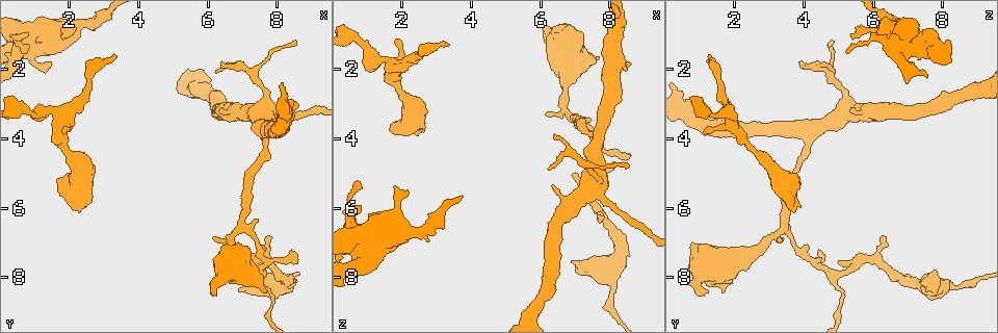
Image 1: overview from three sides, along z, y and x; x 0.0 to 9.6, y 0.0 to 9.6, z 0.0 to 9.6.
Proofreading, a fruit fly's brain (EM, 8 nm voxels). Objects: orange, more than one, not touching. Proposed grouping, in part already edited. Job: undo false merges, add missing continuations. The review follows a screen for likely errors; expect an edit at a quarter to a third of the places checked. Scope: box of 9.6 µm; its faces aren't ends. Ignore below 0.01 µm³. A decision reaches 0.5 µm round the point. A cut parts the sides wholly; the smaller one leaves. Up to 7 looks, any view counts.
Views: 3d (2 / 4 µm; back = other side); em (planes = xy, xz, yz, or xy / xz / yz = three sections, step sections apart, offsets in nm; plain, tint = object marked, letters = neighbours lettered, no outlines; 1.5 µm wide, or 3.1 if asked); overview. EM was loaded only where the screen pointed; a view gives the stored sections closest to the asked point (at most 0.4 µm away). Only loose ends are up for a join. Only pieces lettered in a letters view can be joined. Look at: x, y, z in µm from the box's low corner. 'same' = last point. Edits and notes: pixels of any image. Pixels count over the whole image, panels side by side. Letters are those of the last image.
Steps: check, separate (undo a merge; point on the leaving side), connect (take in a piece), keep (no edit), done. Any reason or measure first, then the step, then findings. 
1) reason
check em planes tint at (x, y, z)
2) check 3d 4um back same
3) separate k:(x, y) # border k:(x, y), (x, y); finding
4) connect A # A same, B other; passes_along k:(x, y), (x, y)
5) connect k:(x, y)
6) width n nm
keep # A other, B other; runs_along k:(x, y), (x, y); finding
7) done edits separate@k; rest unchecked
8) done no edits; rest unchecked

an open end
check em xy step 8 tint at (3.25, 1.55, 1.30)

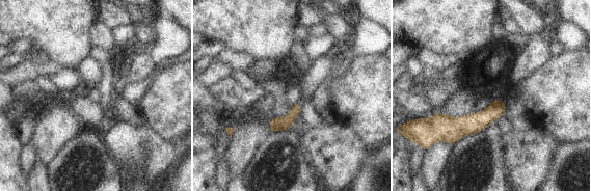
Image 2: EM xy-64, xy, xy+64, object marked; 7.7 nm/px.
check em yz step 8 letters same

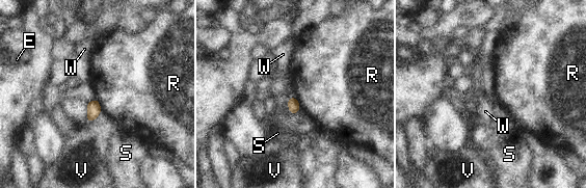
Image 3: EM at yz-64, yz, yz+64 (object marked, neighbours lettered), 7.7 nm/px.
width 100 nm
keep # E other, R other, S other, V other, W other; border 3:(96, 98), (102, 110); no lettered piece goes on from it

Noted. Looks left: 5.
free end
check em planes letters at (6.95, 8.35, 7.45)

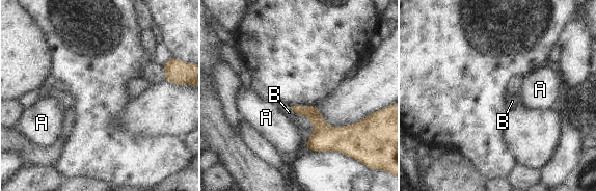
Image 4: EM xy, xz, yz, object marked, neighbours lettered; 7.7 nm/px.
keep # A other, B other; border 4:(290, 106), (296, 115); none of them fits

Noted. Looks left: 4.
tapers out
check 3d 4um at (8.60, 1.10, 4.75)

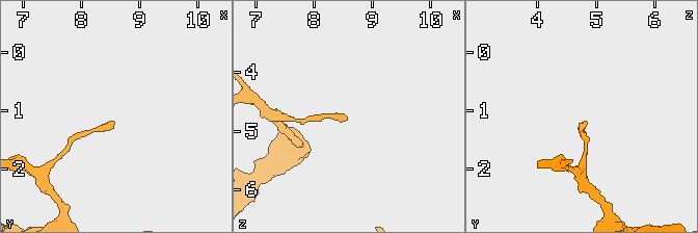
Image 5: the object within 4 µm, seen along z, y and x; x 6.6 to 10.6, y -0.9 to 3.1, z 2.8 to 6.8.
need the tissue
check em planes letters at (8.60, 1.20, 4.75)

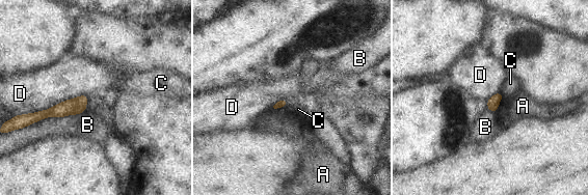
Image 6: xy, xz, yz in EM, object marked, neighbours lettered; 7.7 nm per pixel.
longest_contact D 550 nm
keep # A other, B other, C other, D other; border 6:(88, 96), (80, 94), (23, 114); none of them fits

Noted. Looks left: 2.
done no edits; rest unchecked

